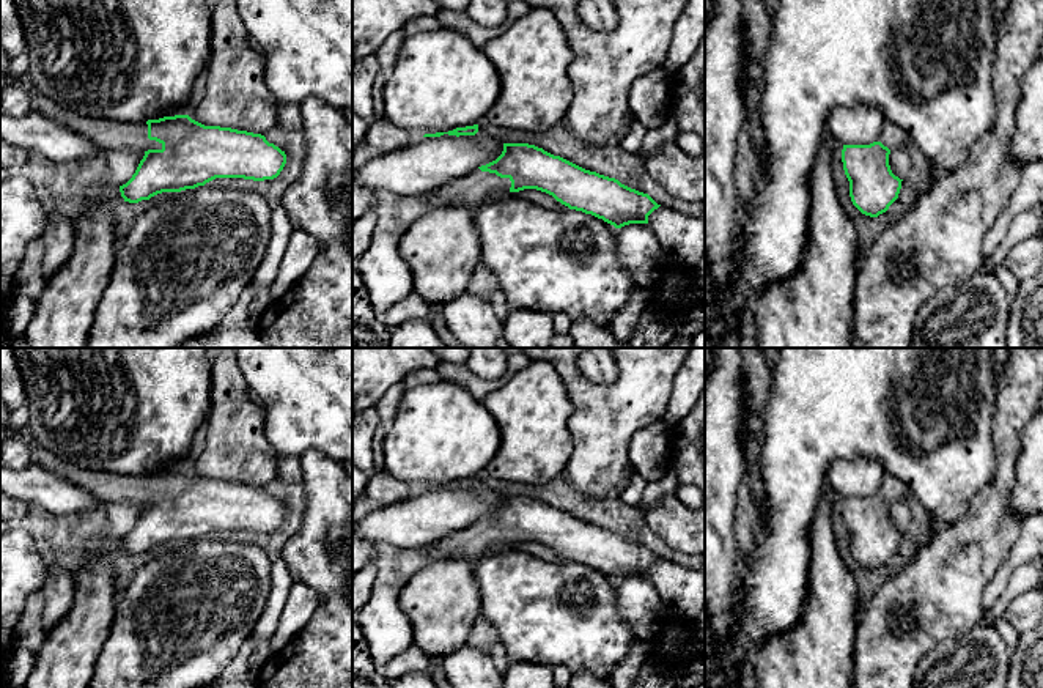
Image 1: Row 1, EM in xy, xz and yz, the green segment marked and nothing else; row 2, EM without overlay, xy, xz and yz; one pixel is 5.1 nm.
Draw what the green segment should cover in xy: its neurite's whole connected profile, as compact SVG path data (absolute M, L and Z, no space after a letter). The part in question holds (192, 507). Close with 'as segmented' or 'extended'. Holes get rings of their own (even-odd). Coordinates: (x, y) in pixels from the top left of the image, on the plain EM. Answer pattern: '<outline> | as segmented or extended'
M0 398L0 438L22 436L31 450L31 461L71 479L104 504L145 504L132 531L120 538L124 554L138 556L162 545L195 542L216 531L274 532L286 516L285 504L264 488L205 479L189 468L146 475L80 469L36 444L27 428L11 428L9 412Z | extended

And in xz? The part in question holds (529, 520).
M503 496L496 513L428 546L447 560L472 560L492 545L524 542L546 545L569 562L592 567L615 581L648 576L648 568L661 559L648 546L529 496Z | extended

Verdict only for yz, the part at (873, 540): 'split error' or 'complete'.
split error

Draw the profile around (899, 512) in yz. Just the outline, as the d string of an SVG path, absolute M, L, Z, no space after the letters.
M906 496L901 498L898 502L890 504L889 518L895 529L898 529L900 532L906 531L911 523L911 507L906 501Z

